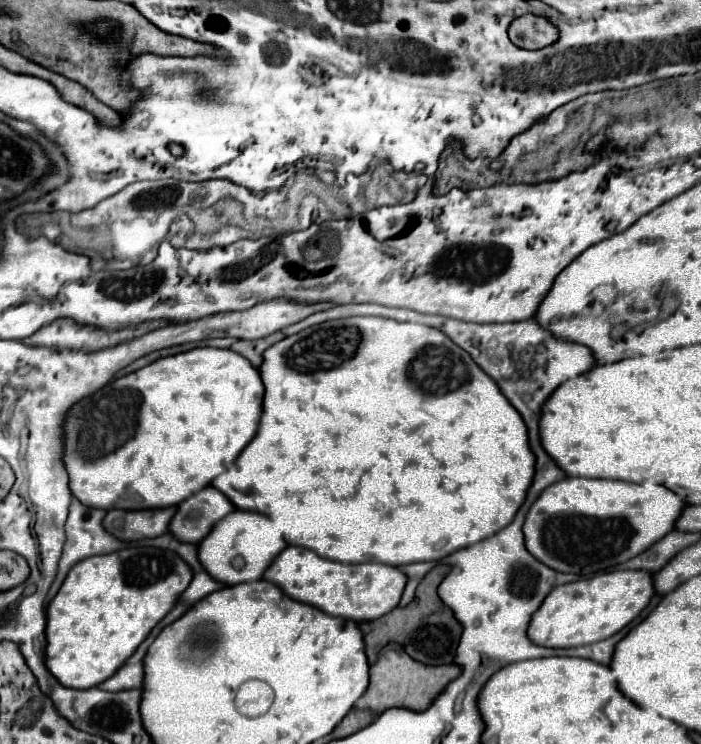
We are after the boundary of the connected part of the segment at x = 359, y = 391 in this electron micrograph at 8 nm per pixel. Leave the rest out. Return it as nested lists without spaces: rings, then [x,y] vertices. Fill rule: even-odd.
[[[351,317],[339,321],[327,321],[317,327],[305,329],[297,335],[285,337],[277,345],[269,347],[263,355],[261,379],[265,383],[263,417],[255,439],[241,451],[231,469],[213,481],[221,493],[225,493],[237,509],[249,509],[271,517],[283,531],[287,545],[299,545],[315,551],[319,557],[341,563],[387,563],[401,567],[419,561],[439,561],[459,549],[465,549],[477,541],[491,537],[505,529],[527,497],[527,489],[535,475],[535,457],[529,449],[527,429],[521,415],[505,395],[497,389],[495,381],[465,353],[459,345],[449,341],[445,333],[417,325],[397,323],[381,317]]]

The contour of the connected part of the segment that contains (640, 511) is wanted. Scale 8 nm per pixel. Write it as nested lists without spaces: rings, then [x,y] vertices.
[[[565,477],[531,505],[523,525],[525,545],[533,557],[555,571],[591,575],[647,551],[675,529],[683,507],[683,499],[663,485]]]

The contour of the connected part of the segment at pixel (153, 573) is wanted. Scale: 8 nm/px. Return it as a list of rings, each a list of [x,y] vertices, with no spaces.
[[[127,547],[109,555],[95,555],[79,561],[67,573],[59,593],[47,609],[47,669],[65,687],[97,687],[125,665],[135,649],[147,639],[151,629],[175,607],[191,579],[193,571],[177,553],[157,547]]]

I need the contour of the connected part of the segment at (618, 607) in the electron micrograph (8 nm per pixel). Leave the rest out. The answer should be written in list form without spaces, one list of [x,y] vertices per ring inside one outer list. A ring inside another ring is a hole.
[[[641,569],[607,571],[589,579],[561,585],[549,593],[541,609],[531,617],[529,639],[543,647],[579,647],[603,641],[637,619],[653,595],[653,573]]]

